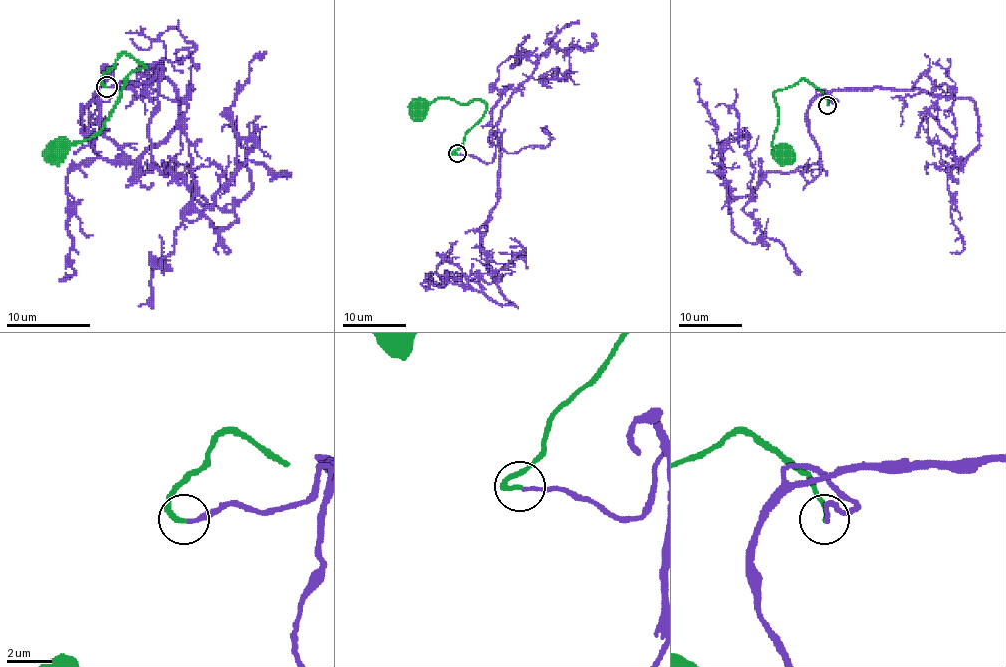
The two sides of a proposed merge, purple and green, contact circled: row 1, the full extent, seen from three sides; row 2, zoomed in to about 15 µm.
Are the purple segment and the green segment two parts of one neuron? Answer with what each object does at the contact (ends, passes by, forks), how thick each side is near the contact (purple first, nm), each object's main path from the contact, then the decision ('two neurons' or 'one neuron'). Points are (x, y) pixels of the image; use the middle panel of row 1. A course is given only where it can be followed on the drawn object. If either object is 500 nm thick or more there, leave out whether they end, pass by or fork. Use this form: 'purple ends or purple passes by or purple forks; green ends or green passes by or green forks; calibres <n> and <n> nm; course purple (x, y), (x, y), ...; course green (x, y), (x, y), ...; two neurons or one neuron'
purple ends; green ends; calibres 190 and 240 nm; course purple (457, 155), (491, 163), (500, 143), (483, 251), (513, 303), (425, 273), (431, 289), (428, 276); course green (457, 153), (452, 153), (483, 116), (484, 103), (473, 100), (467, 105), (435, 99), (420, 100), (419, 105); one neuron

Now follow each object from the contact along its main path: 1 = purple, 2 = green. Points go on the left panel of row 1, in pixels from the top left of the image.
1: (107, 87), (161, 66), (140, 66), (174, 85), (180, 122), (132, 162), (67, 174), (69, 279)
2: (107, 87), (101, 78), (124, 53), (145, 66), (128, 76), (120, 101), (97, 133), (57, 147)

